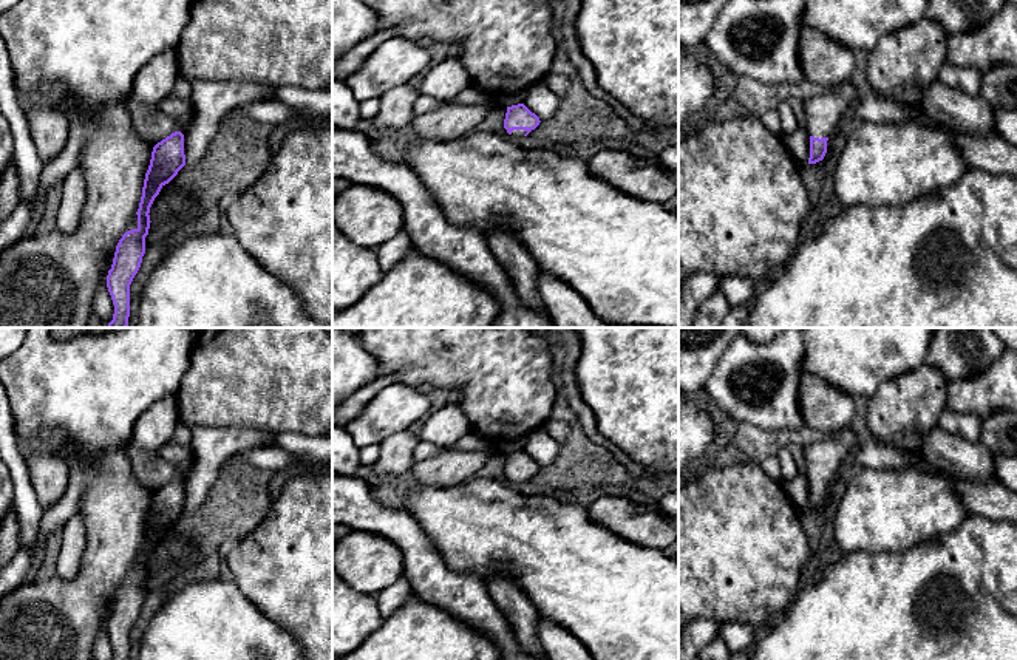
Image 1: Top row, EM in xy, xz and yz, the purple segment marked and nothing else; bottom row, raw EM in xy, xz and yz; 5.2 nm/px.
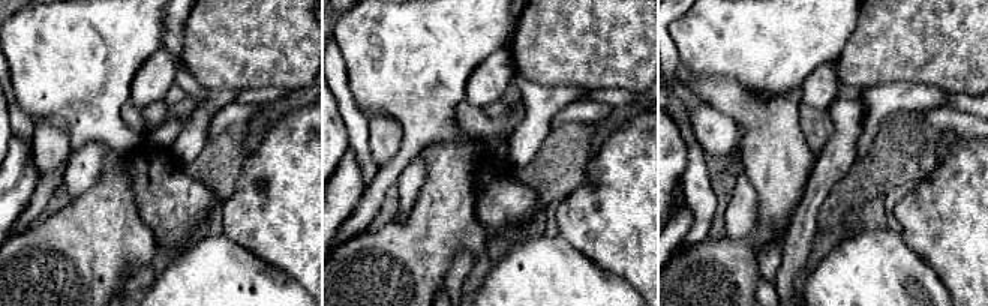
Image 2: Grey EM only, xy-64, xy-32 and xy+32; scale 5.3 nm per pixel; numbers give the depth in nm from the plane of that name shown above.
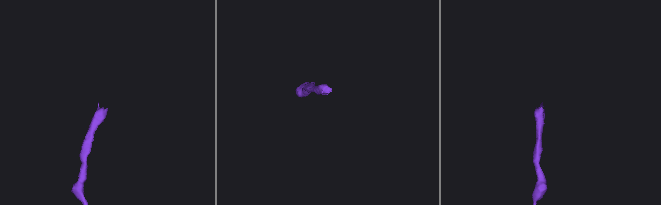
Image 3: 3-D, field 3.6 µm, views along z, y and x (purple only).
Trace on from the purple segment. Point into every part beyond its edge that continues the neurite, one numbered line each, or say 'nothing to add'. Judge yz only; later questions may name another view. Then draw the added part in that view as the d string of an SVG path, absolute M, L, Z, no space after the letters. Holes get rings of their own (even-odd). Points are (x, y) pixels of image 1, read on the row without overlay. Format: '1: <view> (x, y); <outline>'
1: yz (823, 458); M847 425L822 441L804 447L808 481L828 484L841 464L856 450L856 436Z

